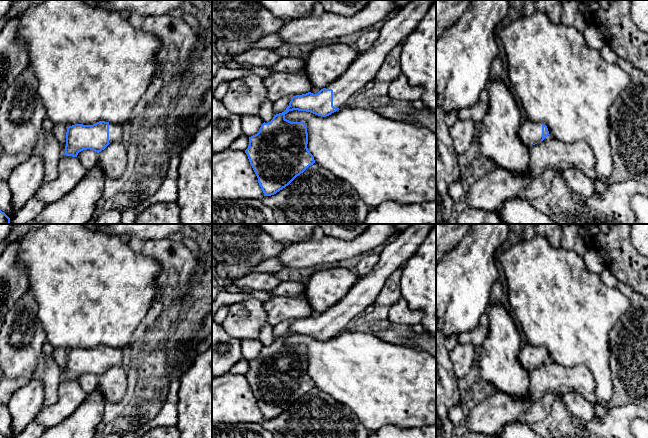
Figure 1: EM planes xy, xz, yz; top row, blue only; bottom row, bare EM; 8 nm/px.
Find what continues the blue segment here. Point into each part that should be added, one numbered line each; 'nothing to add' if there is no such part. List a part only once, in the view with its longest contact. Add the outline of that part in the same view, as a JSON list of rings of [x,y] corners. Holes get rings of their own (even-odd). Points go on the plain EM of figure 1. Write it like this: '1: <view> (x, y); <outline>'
1: xz (363, 293); [[[412,224],[406,230],[396,237],[396,239],[381,247],[379,250],[379,262],[374,269],[367,275],[360,277],[359,280],[351,287],[348,294],[335,306],[329,308],[326,313],[333,314],[333,330],[339,333],[346,329],[348,322],[357,314],[364,311],[369,305],[373,304],[379,295],[387,278],[398,268],[411,258],[420,245],[429,235],[434,224]]]

